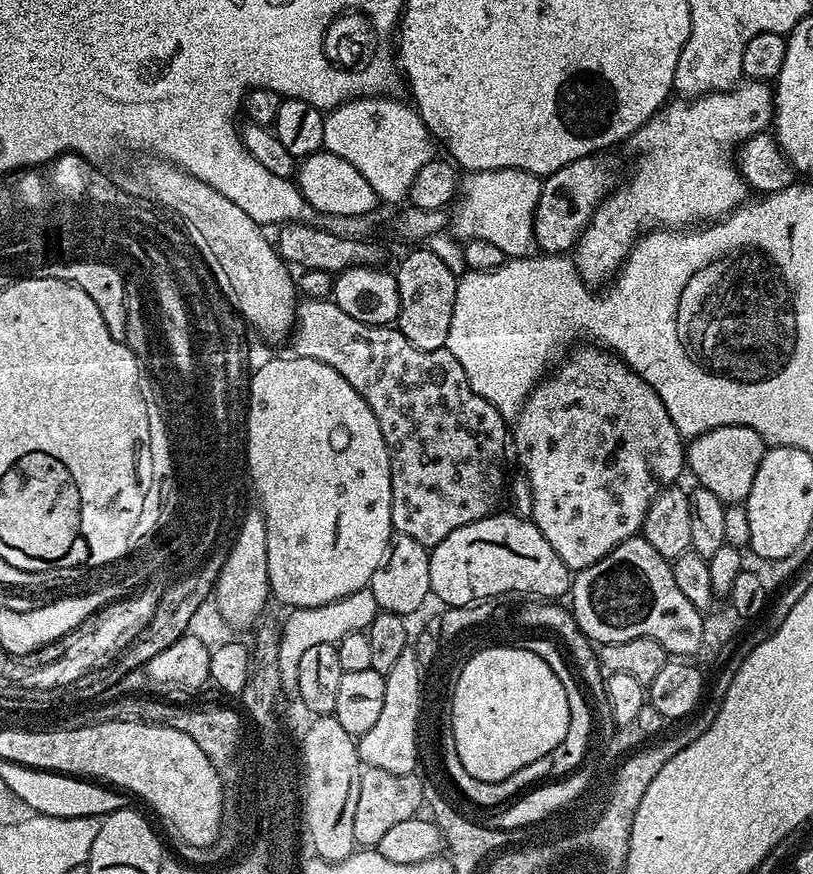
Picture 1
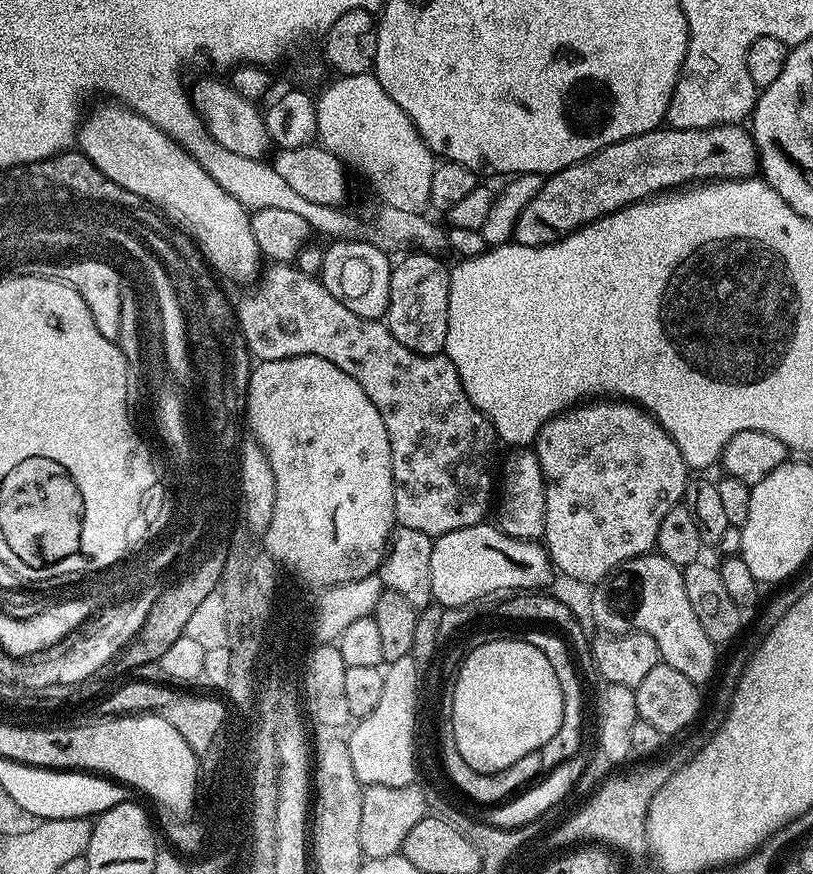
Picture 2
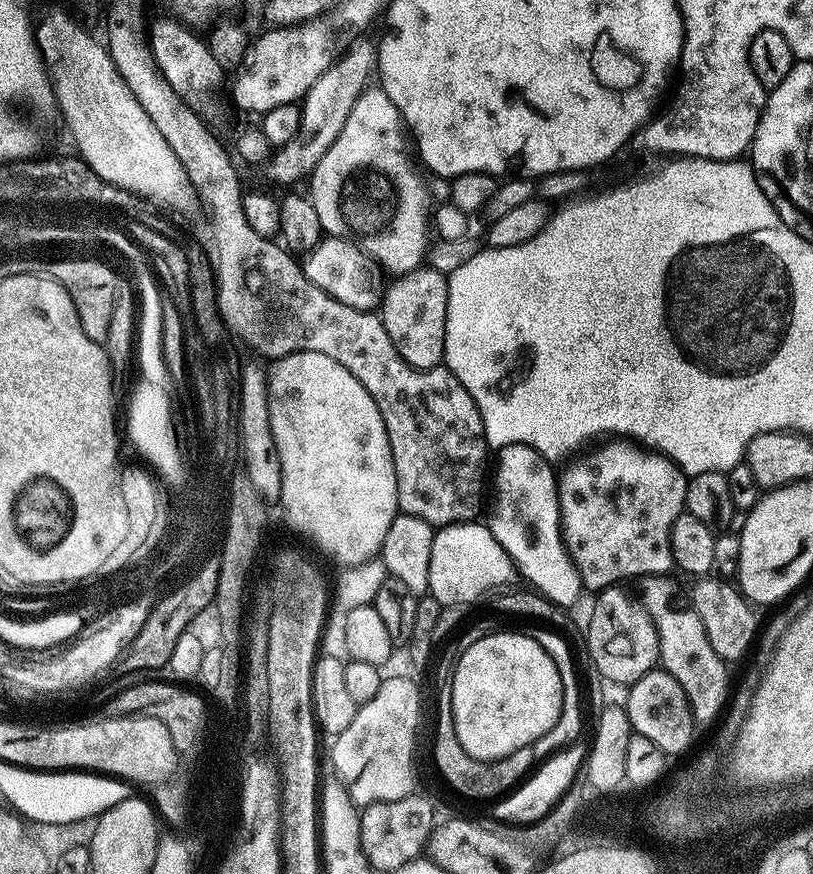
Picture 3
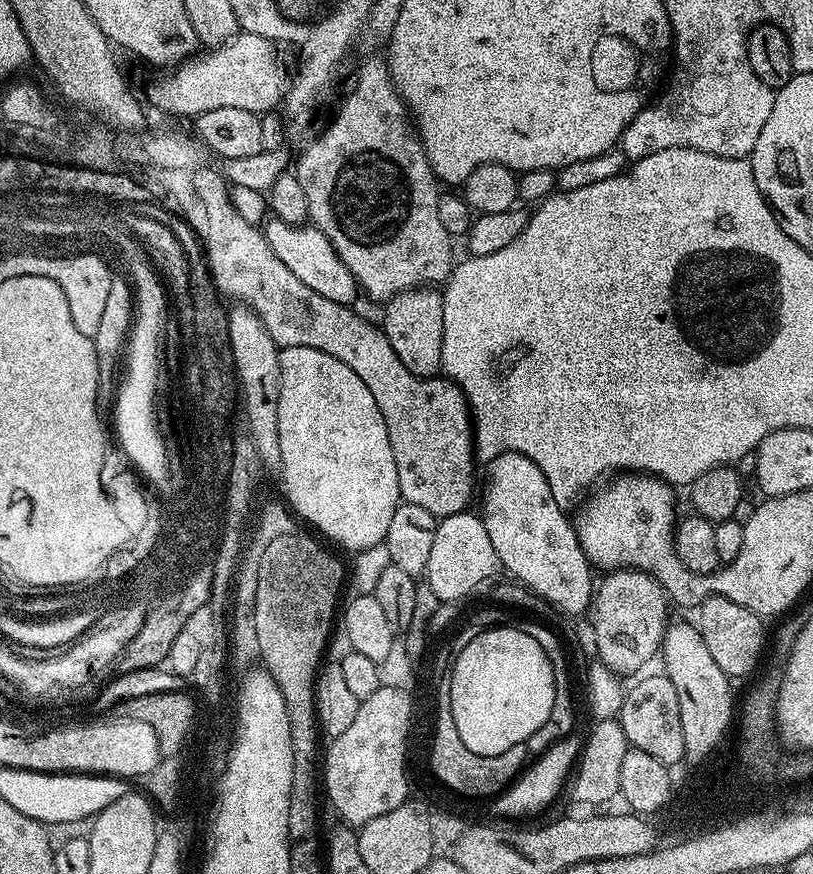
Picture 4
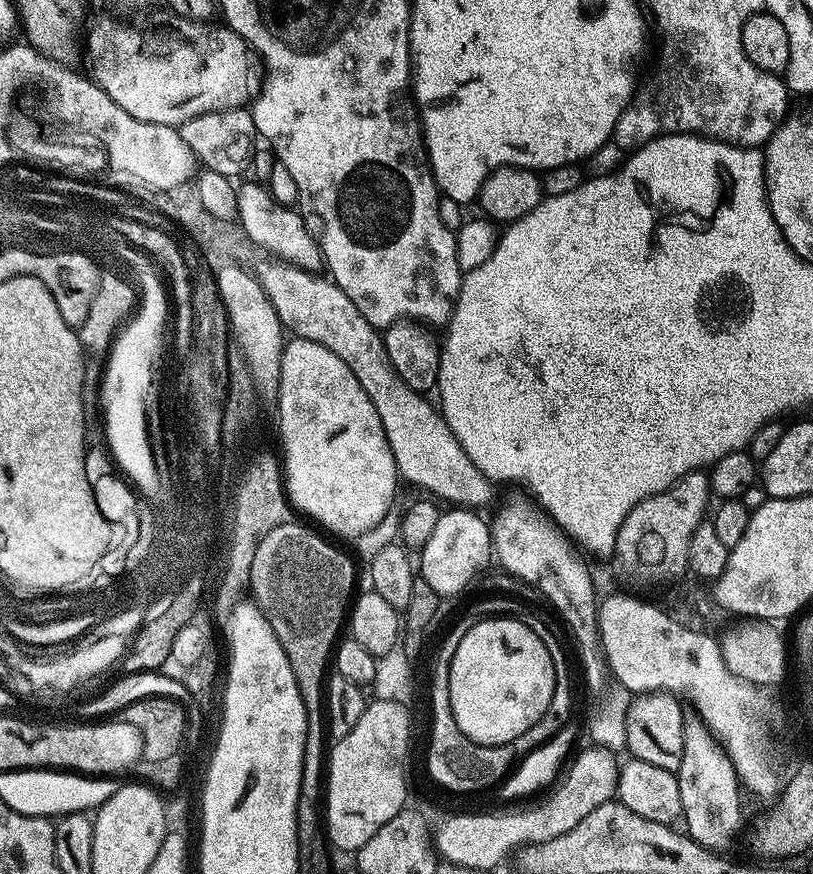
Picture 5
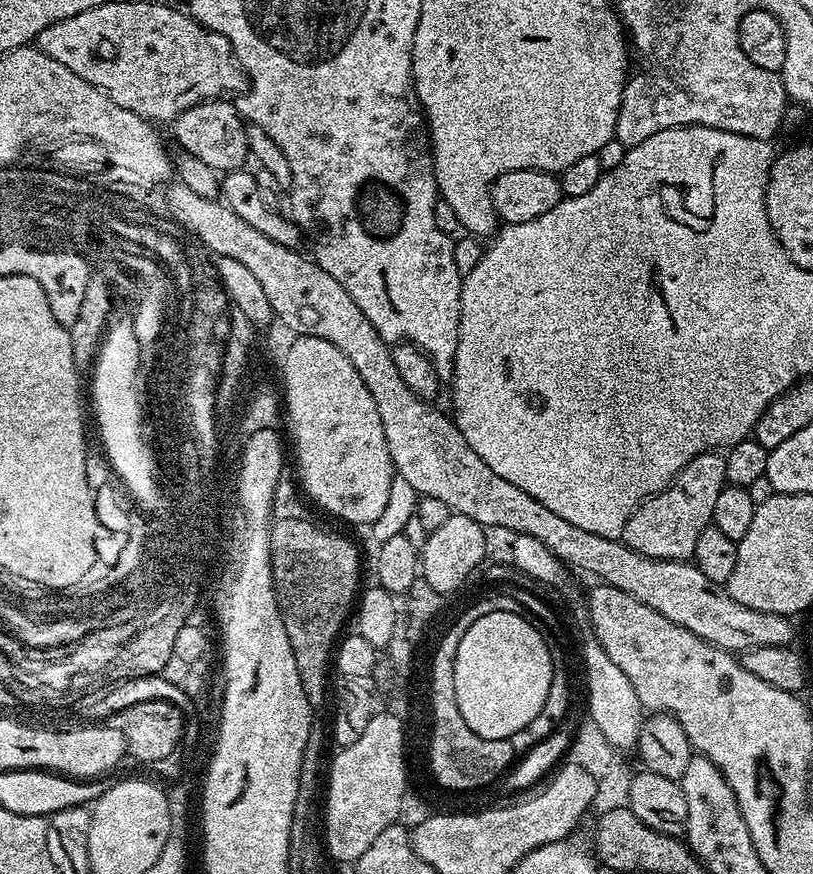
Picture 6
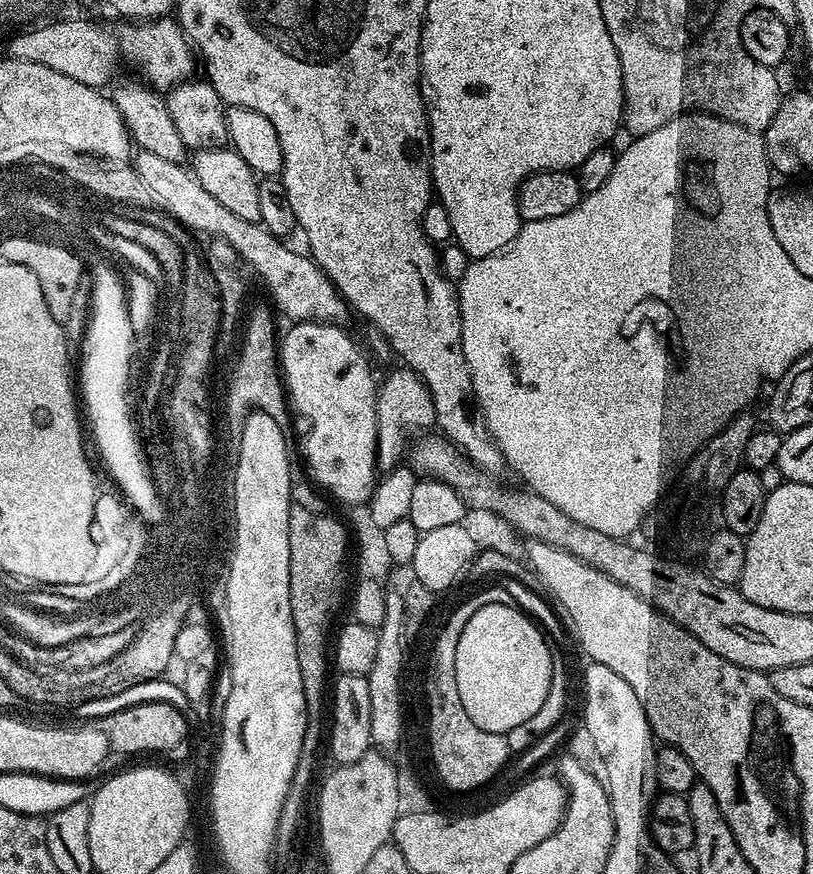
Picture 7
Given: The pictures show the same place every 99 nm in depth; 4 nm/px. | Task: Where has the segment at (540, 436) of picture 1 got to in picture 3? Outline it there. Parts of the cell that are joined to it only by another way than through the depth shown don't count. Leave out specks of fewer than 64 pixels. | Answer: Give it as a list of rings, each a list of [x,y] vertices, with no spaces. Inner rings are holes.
[[[616,438],[613,444],[604,444],[589,456],[576,460],[559,473],[560,532],[573,566],[581,576],[583,587],[603,590],[622,581],[641,576],[659,576],[673,571],[670,550],[670,530],[674,518],[685,511],[684,499],[689,477],[676,463],[636,442]]]

